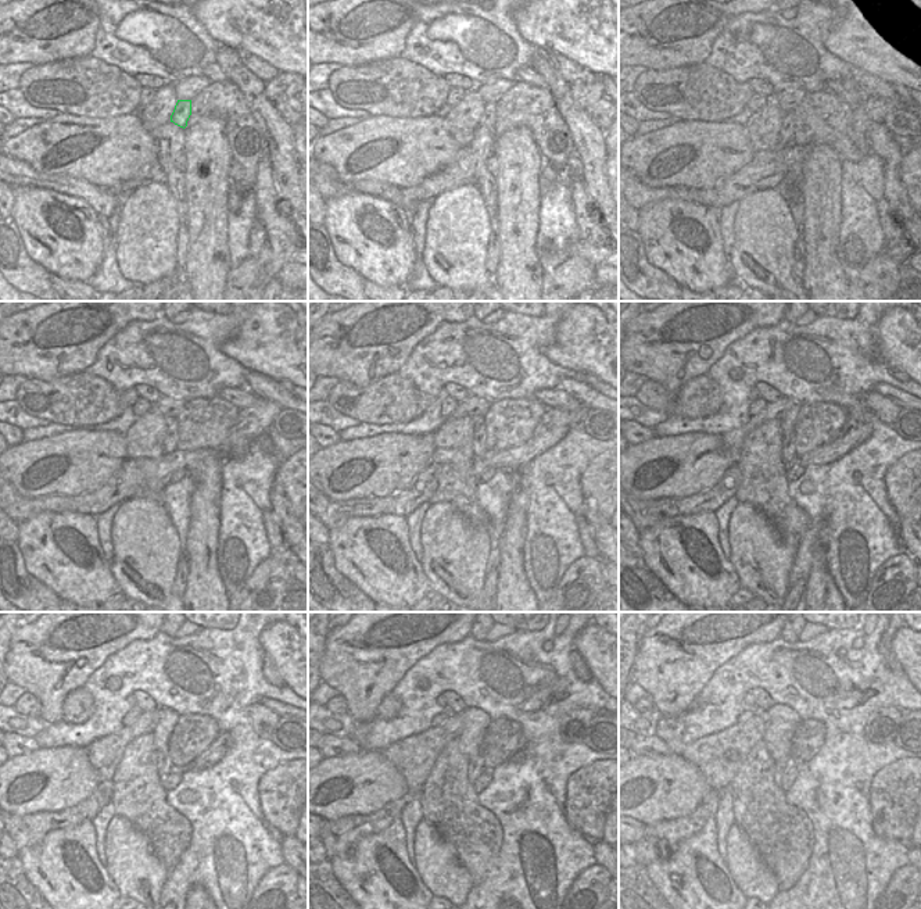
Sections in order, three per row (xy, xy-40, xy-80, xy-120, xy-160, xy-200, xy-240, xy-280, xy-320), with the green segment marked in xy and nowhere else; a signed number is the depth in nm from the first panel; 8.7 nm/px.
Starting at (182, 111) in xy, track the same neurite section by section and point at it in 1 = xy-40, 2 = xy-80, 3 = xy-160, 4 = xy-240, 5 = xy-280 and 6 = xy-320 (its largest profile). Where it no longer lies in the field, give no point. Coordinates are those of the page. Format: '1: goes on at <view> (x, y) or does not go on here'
1: goes on at xy-40 (487, 120)
2: goes on at xy-80 (794, 114)
3: goes on at xy-160 (480, 435)
4: goes on at xy-240 (171, 779)
5: goes on at xy-280 (476, 773)
6: goes on at xy-320 (785, 773)

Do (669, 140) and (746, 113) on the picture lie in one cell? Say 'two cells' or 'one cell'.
two cells

